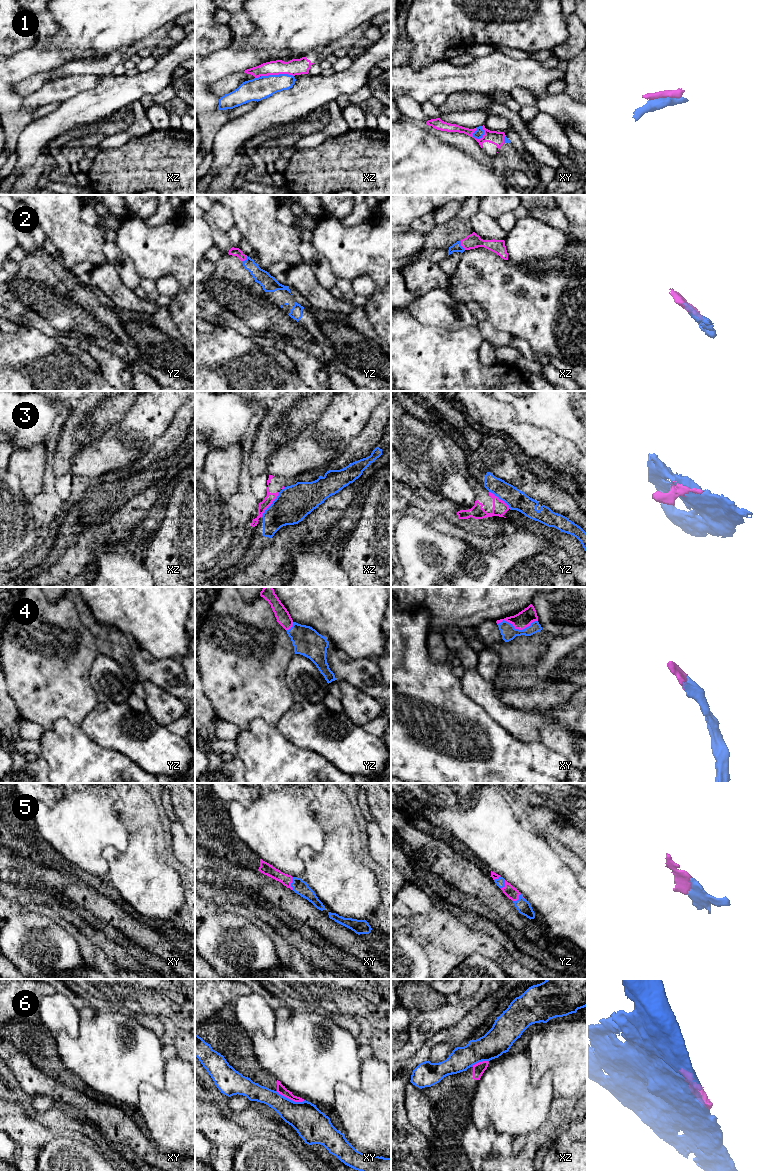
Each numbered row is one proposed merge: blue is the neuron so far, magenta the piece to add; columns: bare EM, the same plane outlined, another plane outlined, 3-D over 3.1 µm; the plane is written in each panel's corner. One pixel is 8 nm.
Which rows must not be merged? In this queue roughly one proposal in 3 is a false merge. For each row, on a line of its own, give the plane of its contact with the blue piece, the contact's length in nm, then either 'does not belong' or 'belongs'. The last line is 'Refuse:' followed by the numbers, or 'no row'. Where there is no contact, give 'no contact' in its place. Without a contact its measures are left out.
1: xz | 260 nm | does not belong
2: xz | 90 nm | belongs
3: xz | 240 nm | does not belong
4: xy | 320 nm | belongs
5: yz | 100 nm | belongs
6: xy | 240 nm | does not belong
Refuse: 1, 3, 6

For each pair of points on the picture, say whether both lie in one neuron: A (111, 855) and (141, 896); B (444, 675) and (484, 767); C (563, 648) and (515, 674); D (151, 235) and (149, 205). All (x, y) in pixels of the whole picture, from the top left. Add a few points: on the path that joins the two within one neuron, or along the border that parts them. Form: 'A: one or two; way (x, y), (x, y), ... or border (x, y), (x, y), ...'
A: one; way (119, 865), (140, 886)
B: one; way (457, 698), (488, 729), (493, 745)
C: one; way (551, 660), (540, 671), (527, 674)
D: two; border (128, 215), (140, 217), (144, 220)

